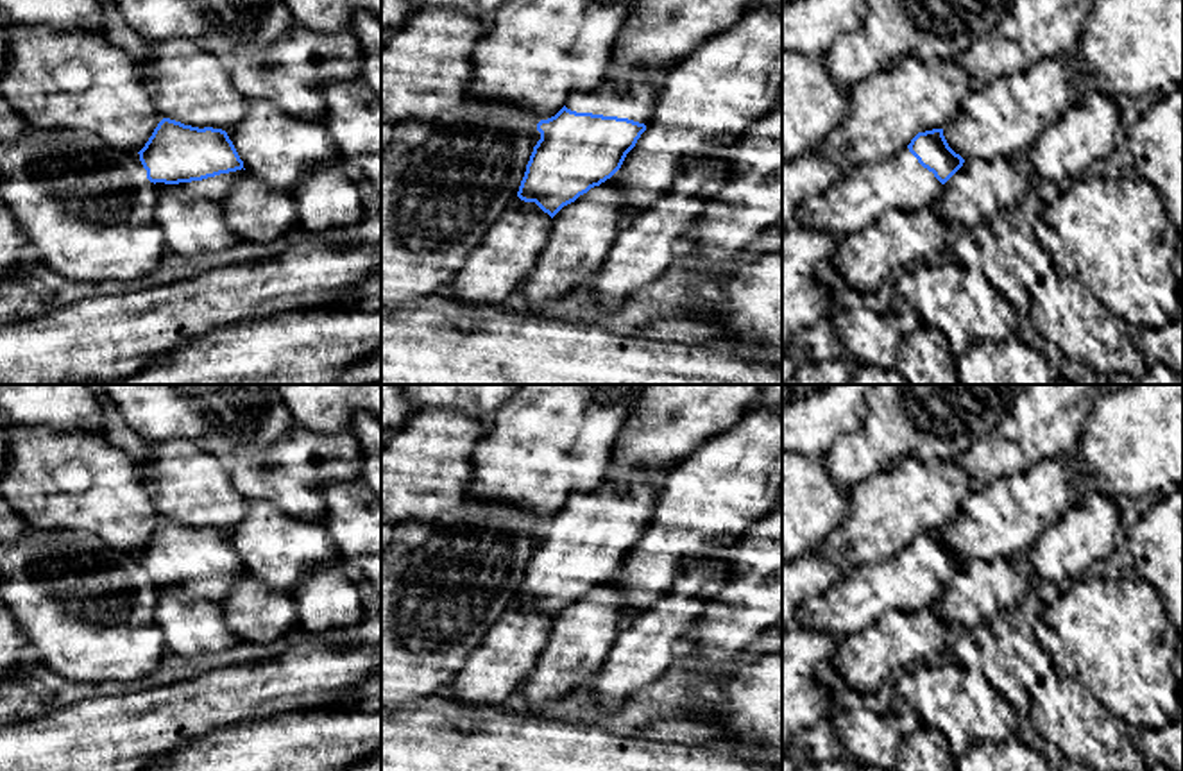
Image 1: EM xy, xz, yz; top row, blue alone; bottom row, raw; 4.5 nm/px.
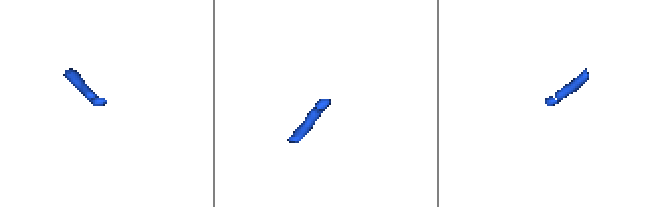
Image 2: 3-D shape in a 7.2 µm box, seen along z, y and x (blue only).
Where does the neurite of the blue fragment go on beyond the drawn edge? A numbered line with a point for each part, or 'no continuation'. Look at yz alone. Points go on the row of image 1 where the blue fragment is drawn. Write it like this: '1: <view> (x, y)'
1: yz (867, 194)

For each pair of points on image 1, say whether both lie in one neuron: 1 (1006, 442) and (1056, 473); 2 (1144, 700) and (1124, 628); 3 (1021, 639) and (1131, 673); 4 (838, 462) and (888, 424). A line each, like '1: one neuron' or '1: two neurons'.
1: two neurons
2: one neuron
3: two neurons
4: one neuron

